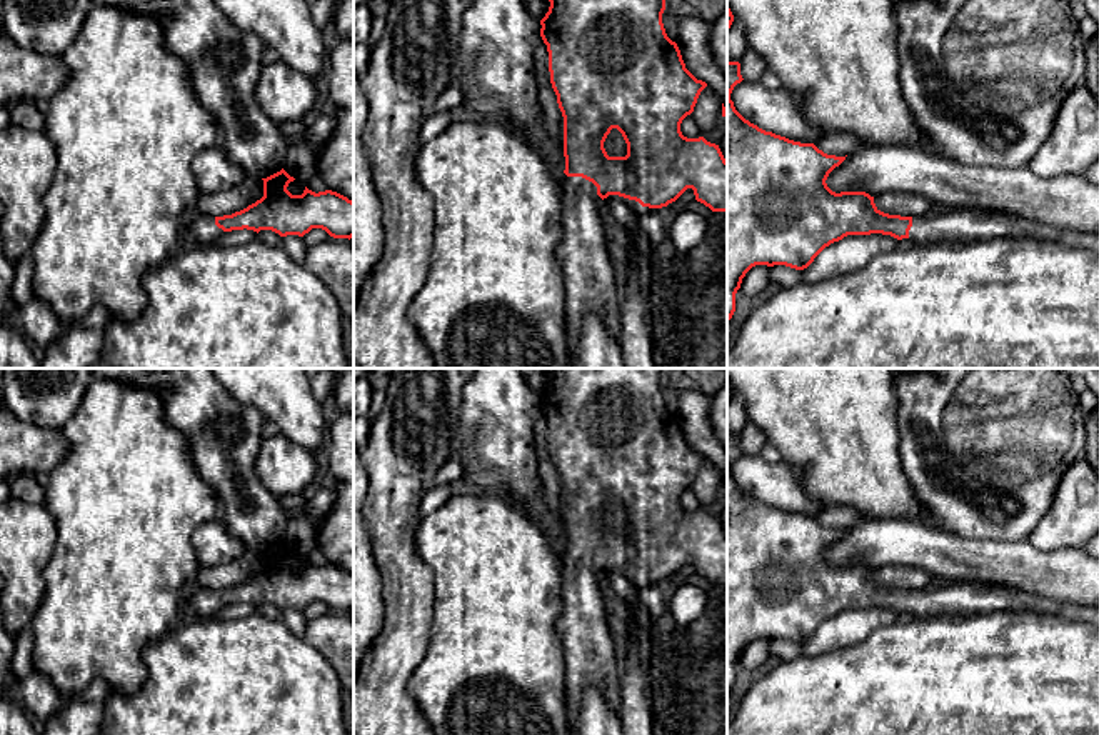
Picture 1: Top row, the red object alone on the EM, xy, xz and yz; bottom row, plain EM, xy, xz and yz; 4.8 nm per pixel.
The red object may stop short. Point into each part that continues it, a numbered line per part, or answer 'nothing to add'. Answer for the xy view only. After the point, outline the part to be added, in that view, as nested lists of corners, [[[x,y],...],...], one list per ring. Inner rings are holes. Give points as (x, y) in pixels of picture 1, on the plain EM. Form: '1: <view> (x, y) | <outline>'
1: xy (202, 600) | [[[190,588],[187,600],[200,618],[208,618],[225,607],[215,598],[215,590],[208,588]]]

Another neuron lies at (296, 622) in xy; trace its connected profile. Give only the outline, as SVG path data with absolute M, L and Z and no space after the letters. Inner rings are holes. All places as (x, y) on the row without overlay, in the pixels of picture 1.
M287 608L287 610L282 610L282 617L280 620L285 623L285 627L302 637L305 628L307 628L307 618L304 617L304 612L299 610L299 608Z

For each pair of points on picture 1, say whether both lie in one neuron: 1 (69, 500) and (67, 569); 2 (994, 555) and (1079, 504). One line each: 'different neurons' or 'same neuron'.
1: same neuron
2: different neurons

